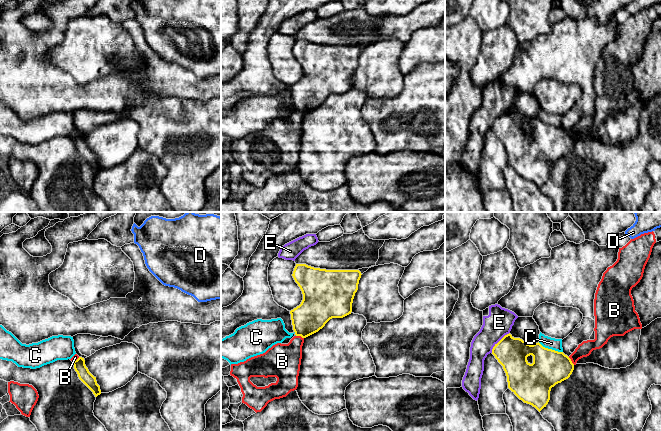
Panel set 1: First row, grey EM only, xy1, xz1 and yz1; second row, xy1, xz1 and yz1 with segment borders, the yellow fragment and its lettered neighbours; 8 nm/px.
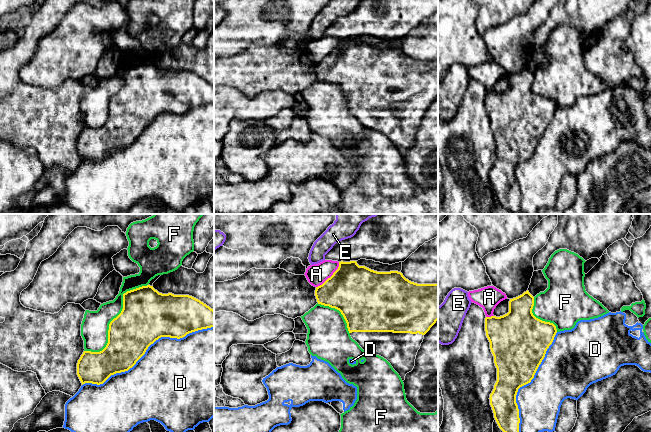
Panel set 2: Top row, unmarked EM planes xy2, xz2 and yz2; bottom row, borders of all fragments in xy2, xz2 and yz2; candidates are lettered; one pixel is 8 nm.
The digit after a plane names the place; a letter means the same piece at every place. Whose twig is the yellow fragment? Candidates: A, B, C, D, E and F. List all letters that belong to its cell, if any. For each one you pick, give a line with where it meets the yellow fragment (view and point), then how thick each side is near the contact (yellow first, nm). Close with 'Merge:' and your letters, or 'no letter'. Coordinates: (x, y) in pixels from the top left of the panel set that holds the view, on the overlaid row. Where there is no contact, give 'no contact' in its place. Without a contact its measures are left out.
Merge: no letter

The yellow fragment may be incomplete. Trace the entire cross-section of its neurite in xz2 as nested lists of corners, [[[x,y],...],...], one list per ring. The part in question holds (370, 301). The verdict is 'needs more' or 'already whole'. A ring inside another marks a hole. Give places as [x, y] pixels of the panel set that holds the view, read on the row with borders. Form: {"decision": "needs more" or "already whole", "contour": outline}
{"decision": "needs more", "contour": [[[356,261],[339,262],[339,267],[333,275],[322,285],[316,287],[315,296],[318,304],[339,310],[347,323],[347,328],[351,338],[355,340],[364,351],[379,355],[386,359],[393,369],[399,374],[402,381],[405,380],[406,374],[411,372],[415,366],[416,355],[420,349],[421,343],[423,342],[424,335],[438,320],[438,284],[417,284],[406,279],[401,272],[377,272],[365,266],[359,266]]]}

